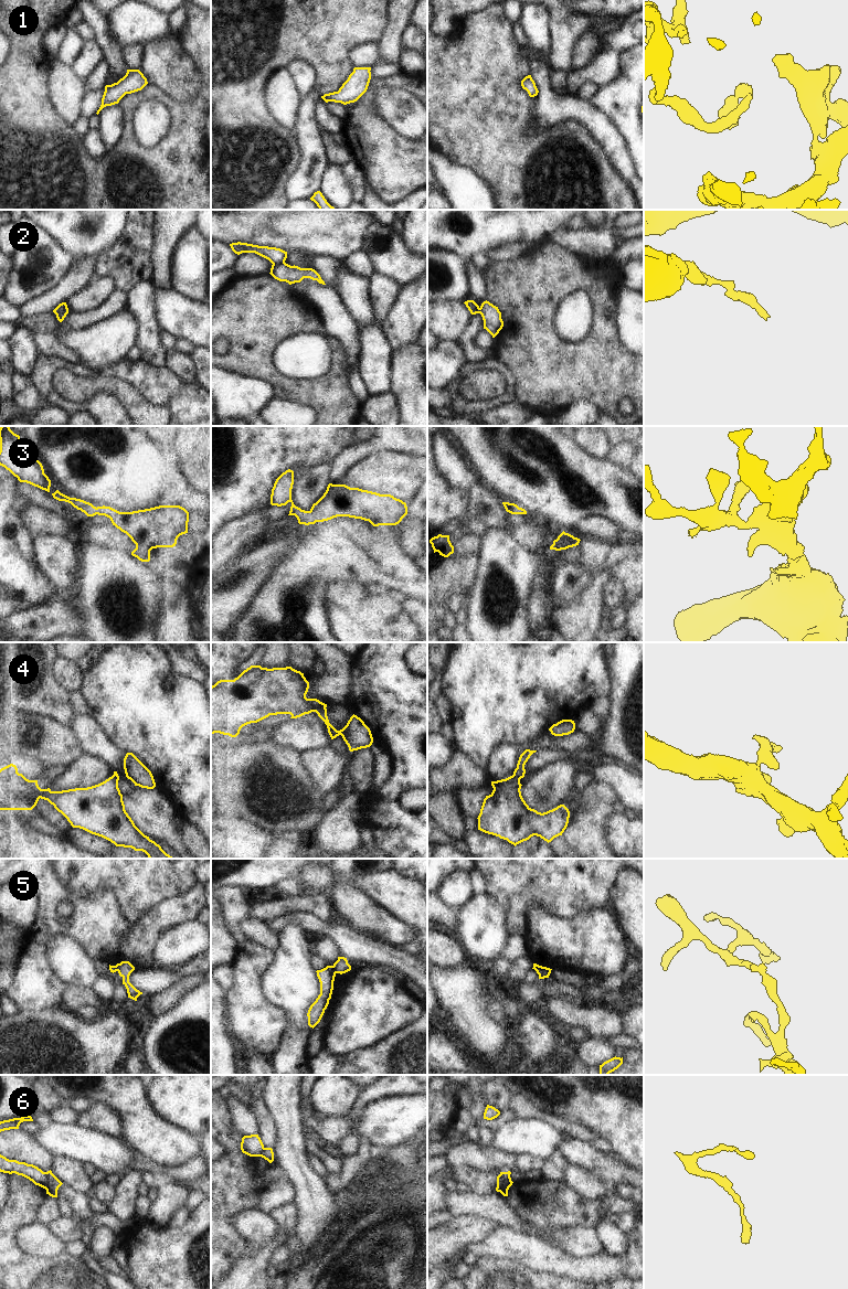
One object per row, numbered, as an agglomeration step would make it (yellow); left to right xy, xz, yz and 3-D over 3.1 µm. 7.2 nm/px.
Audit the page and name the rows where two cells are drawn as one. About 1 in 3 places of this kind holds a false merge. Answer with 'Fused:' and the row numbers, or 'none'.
Fused: 2, 5, 6.

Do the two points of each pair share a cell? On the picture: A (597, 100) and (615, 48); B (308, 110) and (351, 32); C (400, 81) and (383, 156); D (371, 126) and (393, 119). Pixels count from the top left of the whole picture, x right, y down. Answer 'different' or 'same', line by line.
A: different
B: different
C: same
D: different

